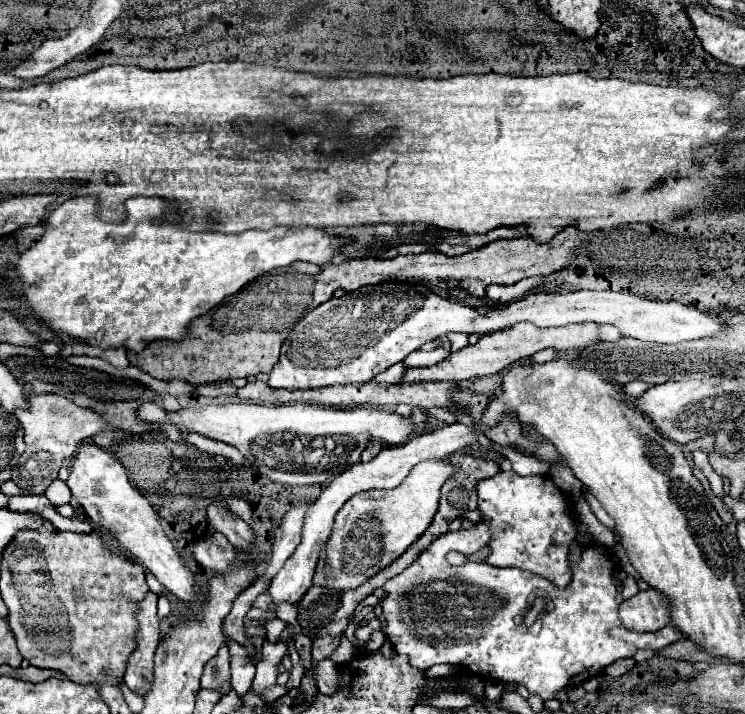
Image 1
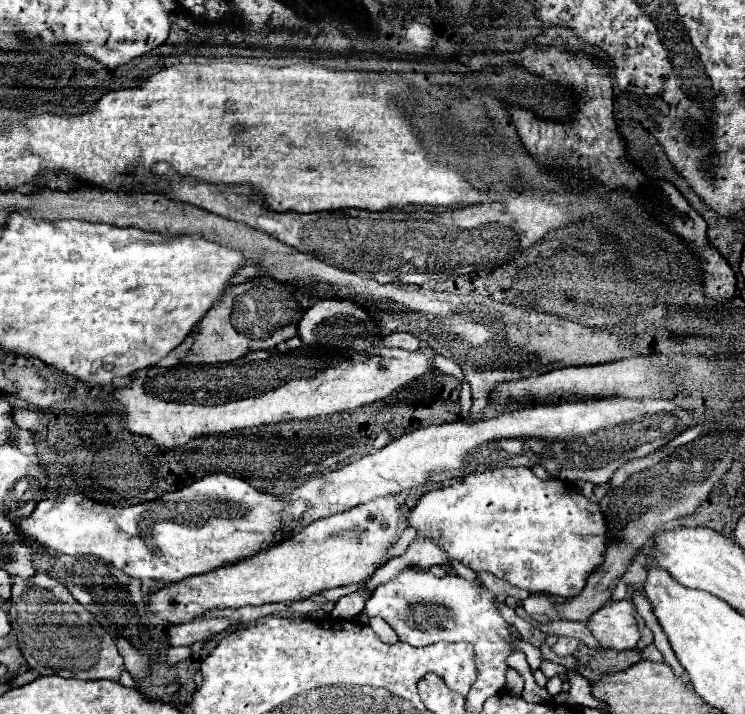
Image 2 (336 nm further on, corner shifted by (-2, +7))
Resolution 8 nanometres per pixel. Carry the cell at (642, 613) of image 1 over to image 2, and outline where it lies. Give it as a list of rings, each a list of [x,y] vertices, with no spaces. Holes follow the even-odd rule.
[[[627,600],[609,602],[597,610],[587,620],[587,628],[605,650],[631,650],[641,638],[635,608]]]

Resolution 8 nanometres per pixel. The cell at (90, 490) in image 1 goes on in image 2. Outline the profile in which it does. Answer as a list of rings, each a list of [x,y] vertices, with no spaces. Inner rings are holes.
[[[15,410],[13,414],[15,414],[17,426],[21,426],[25,430],[35,430],[43,418],[39,412],[33,412],[33,410]]]

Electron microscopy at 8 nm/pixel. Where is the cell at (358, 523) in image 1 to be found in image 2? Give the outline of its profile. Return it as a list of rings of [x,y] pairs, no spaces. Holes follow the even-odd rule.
[[[383,496],[369,504],[355,506],[347,512],[315,520],[299,530],[285,544],[273,546],[257,554],[253,560],[229,564],[205,576],[191,576],[175,584],[165,584],[149,594],[149,610],[165,624],[185,624],[201,618],[209,610],[261,606],[269,602],[303,600],[325,588],[349,586],[369,578],[391,538],[399,532],[403,508],[395,504],[395,496]]]

